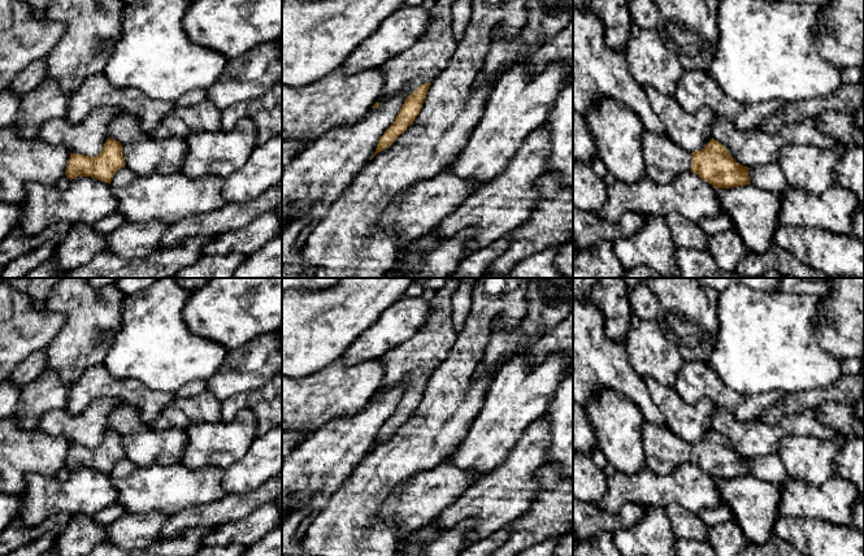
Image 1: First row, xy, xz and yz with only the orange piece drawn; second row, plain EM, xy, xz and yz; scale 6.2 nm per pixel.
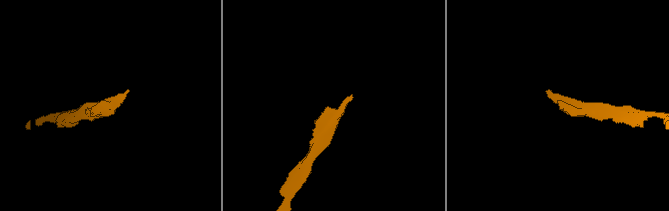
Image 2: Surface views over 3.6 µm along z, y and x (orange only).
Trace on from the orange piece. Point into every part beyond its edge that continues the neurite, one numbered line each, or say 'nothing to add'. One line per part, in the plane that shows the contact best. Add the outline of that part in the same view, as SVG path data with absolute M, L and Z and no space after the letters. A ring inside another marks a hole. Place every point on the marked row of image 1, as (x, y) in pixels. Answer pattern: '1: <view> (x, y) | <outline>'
1: xz (428, 57) | M437 0L429 10L425 34L379 69L383 77L381 97L394 97L403 90L405 99L421 84L433 83L448 65L455 49L452 8L461 0Z

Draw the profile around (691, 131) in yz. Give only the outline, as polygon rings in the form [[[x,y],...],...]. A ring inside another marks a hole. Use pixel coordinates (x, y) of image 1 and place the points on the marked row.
[[[643,87],[650,108],[665,126],[665,136],[676,145],[692,153],[703,149],[712,139],[712,125],[716,113],[707,107],[694,114],[681,108],[674,97],[665,96],[655,88]]]

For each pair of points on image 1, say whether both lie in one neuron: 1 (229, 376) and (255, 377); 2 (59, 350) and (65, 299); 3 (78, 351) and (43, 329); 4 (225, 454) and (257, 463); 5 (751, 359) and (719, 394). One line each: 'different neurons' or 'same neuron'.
1: same neuron
2: same neuron
3: different neurons
4: different neurons
5: different neurons

